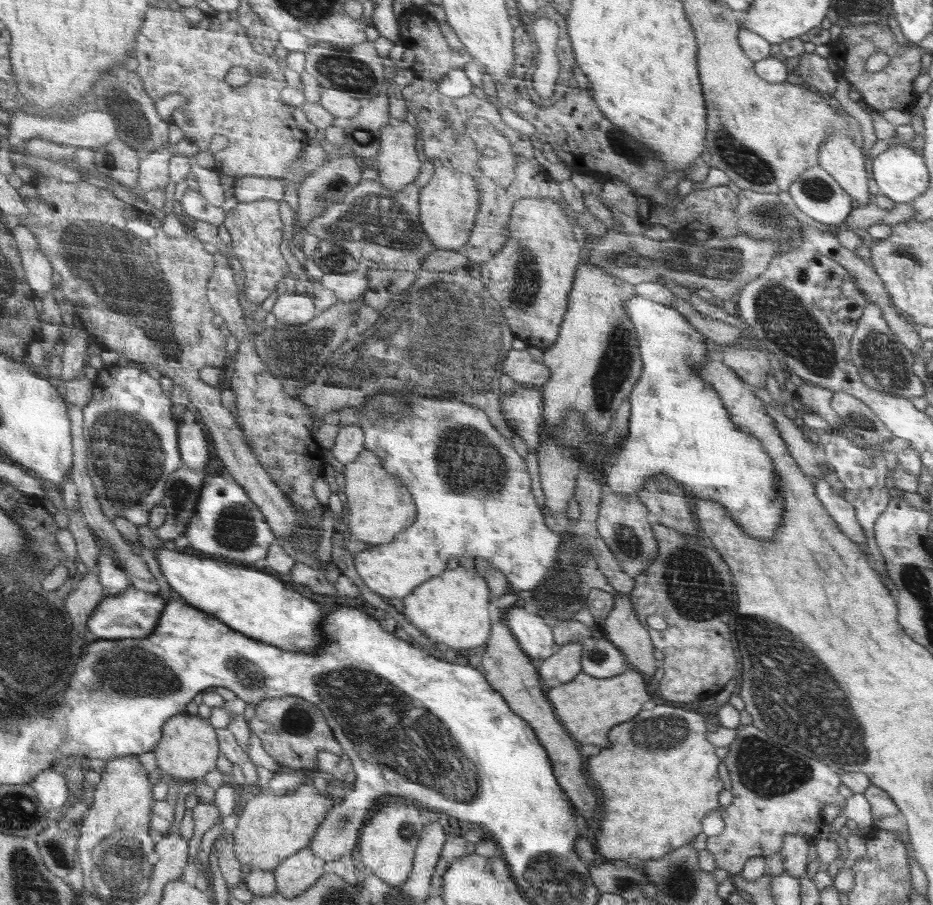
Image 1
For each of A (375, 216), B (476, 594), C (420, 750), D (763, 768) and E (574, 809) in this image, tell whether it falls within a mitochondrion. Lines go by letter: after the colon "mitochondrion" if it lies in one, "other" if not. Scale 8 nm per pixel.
A: mitochondrion
B: other
C: mitochondrion
D: mitochondrion
E: other

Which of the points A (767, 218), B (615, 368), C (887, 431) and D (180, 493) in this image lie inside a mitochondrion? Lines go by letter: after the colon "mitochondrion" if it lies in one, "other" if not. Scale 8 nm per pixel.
A: mitochondrion
B: mitochondrion
C: other
D: mitochondrion

